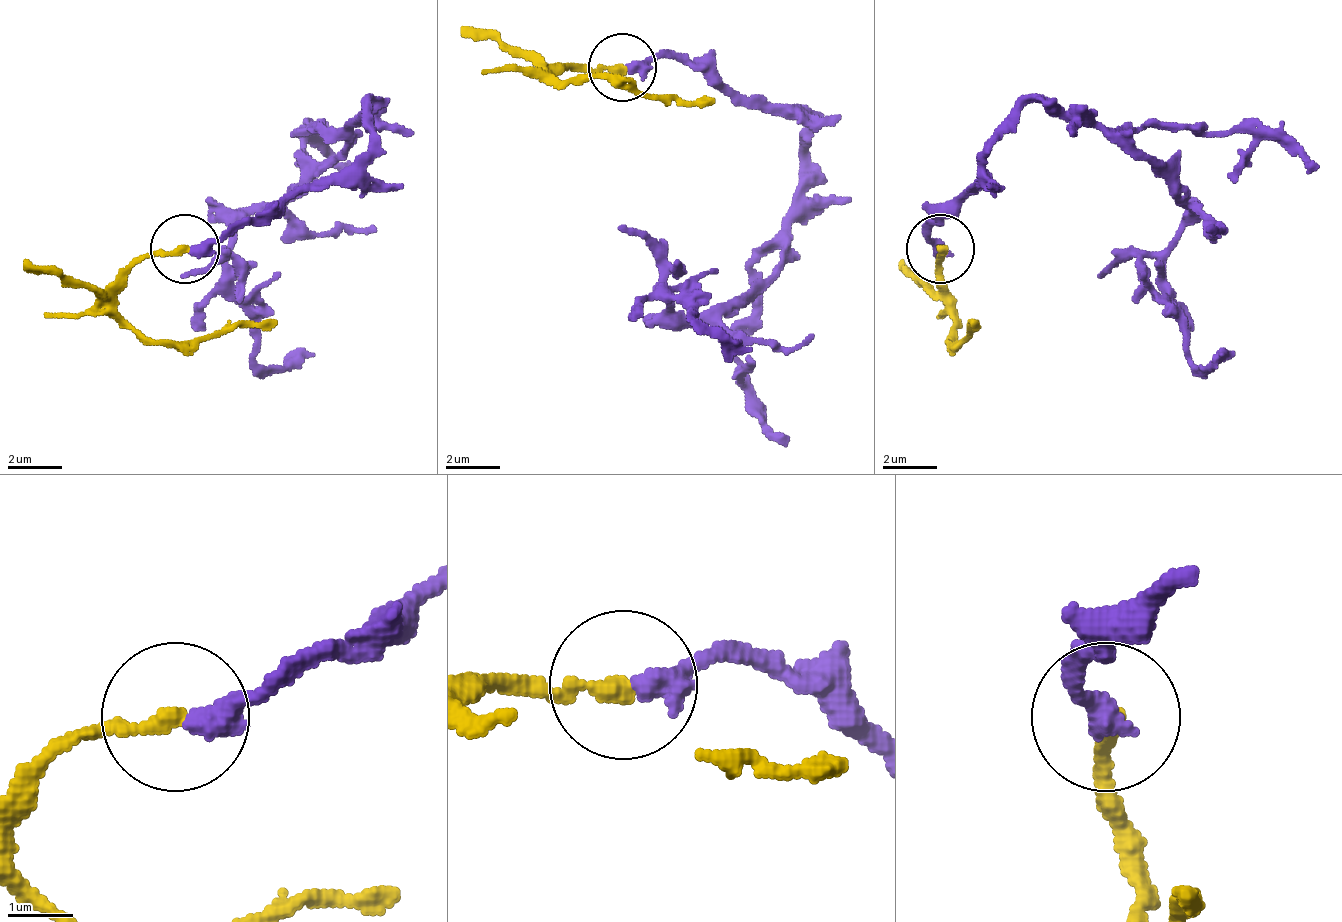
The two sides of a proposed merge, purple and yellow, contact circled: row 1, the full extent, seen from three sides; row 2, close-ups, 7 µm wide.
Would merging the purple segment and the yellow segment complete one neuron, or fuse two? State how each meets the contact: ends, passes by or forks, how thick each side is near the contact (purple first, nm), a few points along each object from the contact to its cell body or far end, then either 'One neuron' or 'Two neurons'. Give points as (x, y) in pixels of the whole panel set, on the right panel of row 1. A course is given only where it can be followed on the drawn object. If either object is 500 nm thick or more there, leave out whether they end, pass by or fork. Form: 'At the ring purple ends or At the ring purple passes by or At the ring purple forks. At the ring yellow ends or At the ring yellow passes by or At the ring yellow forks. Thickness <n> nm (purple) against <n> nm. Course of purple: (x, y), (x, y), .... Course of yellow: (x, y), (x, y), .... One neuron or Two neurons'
At the ring purple ends. At the ring yellow ends. Thickness 400 nm (purple) against 280 nm. Course of purple: (938, 250), (979, 161), (1054, 100), (1130, 141), (1191, 209), (1164, 298), (1184, 360), (1225, 353). Course of yellow: (938, 250), (945, 278), (945, 312), (952, 332), (952, 346), (979, 319). One neuron

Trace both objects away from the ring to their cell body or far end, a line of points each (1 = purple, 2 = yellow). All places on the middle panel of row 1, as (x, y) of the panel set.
1: (624, 66), (706, 66), (740, 100), (794, 107), (808, 148), (788, 257), (692, 319), (665, 298), (753, 353)
2: (624, 66), (596, 66), (555, 72), (576, 79), (630, 79), (644, 93), (712, 107)

